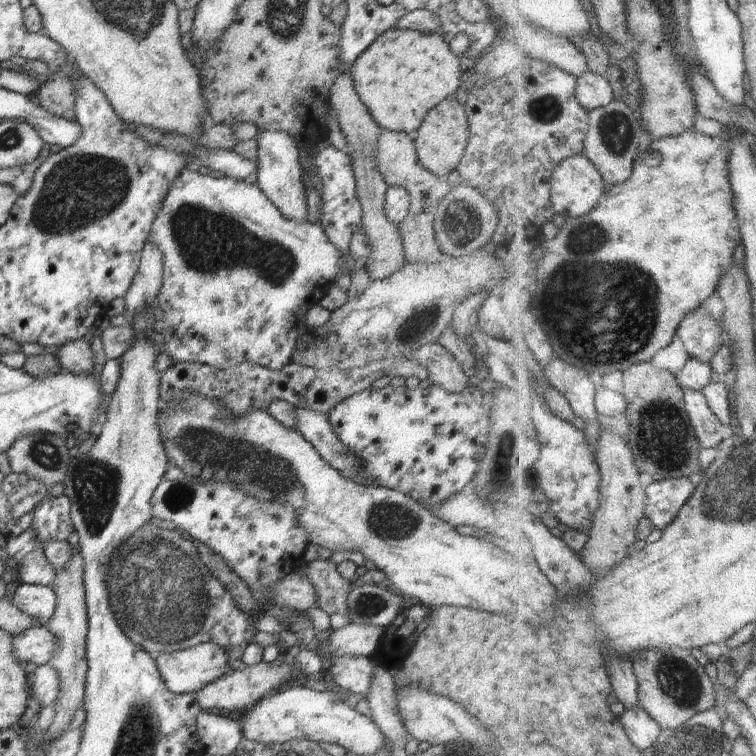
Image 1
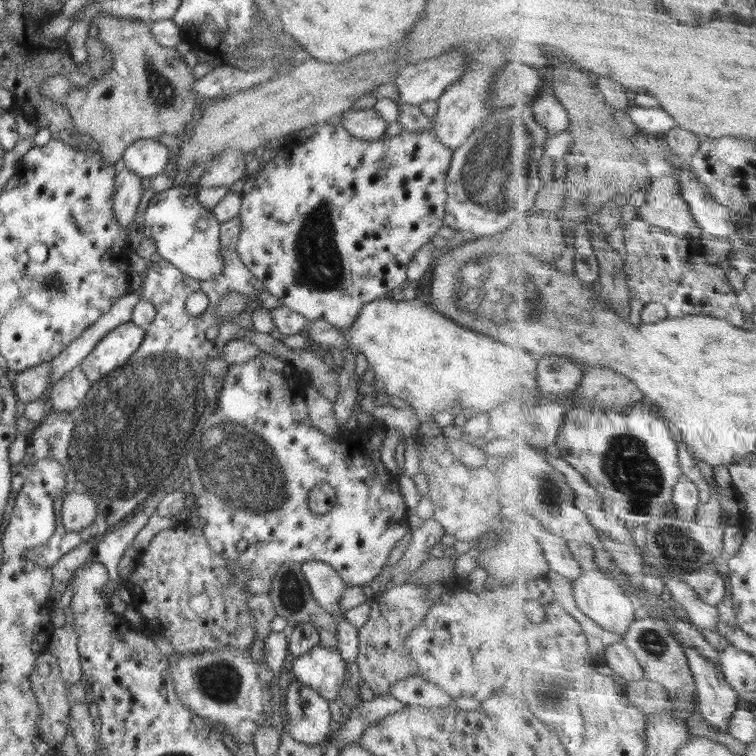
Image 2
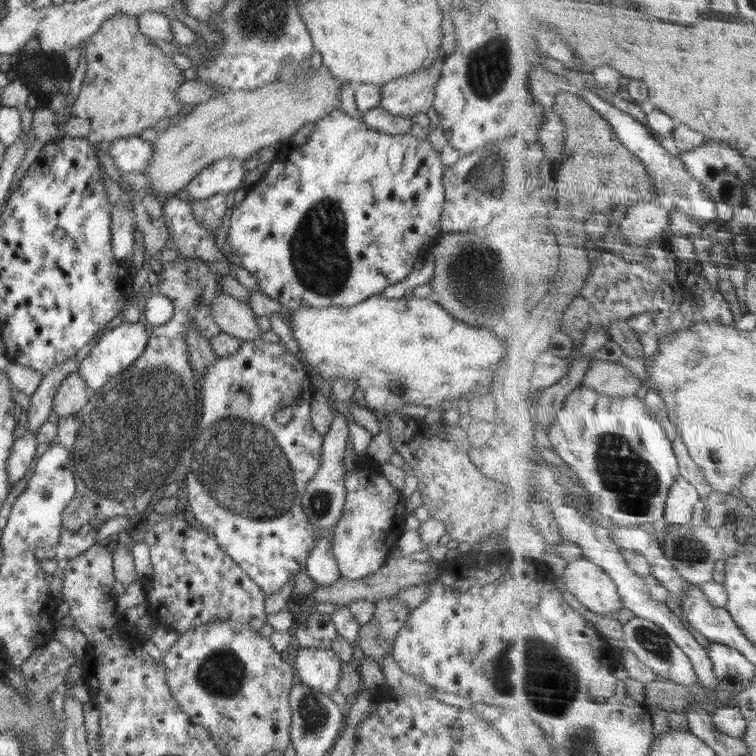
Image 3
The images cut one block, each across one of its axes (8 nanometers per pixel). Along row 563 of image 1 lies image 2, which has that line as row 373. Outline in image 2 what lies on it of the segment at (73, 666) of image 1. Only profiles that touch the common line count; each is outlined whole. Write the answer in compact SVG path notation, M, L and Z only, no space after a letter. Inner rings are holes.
M78 367L74 368L52 386L47 401L49 409L62 412L76 410L88 395L92 384Z

